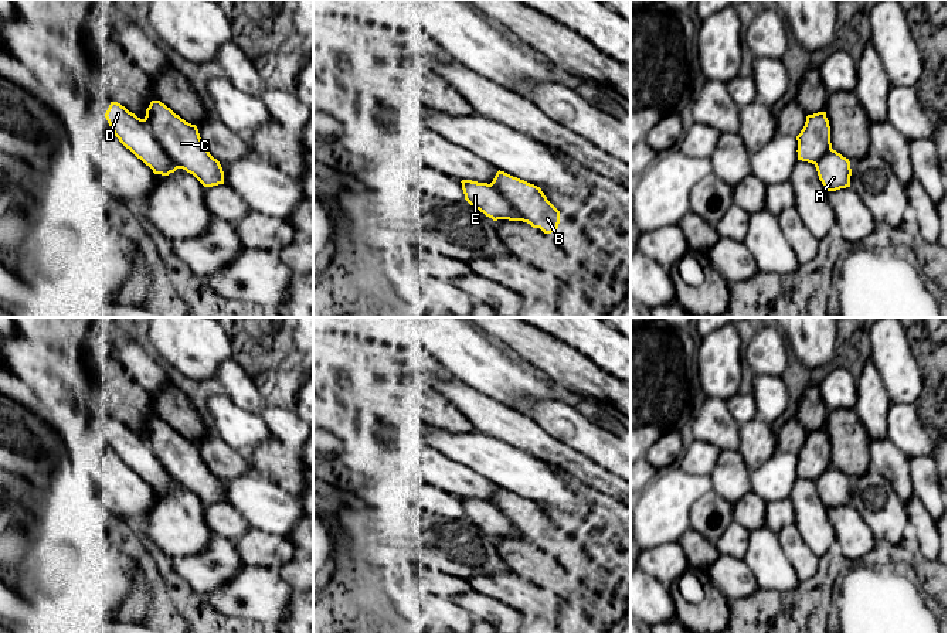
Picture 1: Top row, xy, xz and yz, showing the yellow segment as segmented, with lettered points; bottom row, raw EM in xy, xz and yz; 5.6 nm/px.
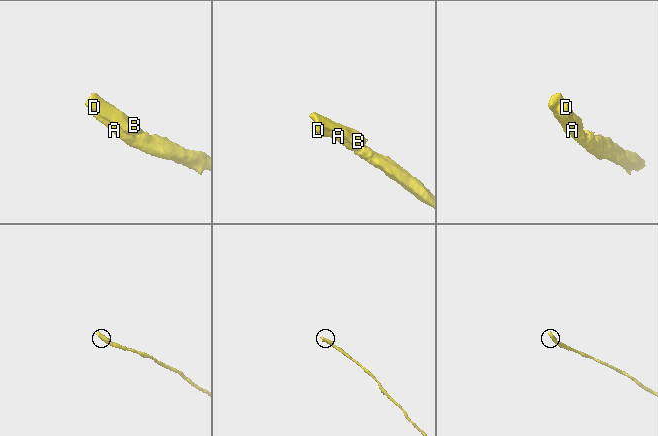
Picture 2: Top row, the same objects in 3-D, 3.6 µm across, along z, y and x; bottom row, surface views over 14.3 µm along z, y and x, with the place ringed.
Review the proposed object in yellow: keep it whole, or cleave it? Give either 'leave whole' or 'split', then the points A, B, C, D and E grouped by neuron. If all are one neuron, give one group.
split; A D E / B C

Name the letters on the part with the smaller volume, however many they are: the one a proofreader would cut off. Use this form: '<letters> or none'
B, C

